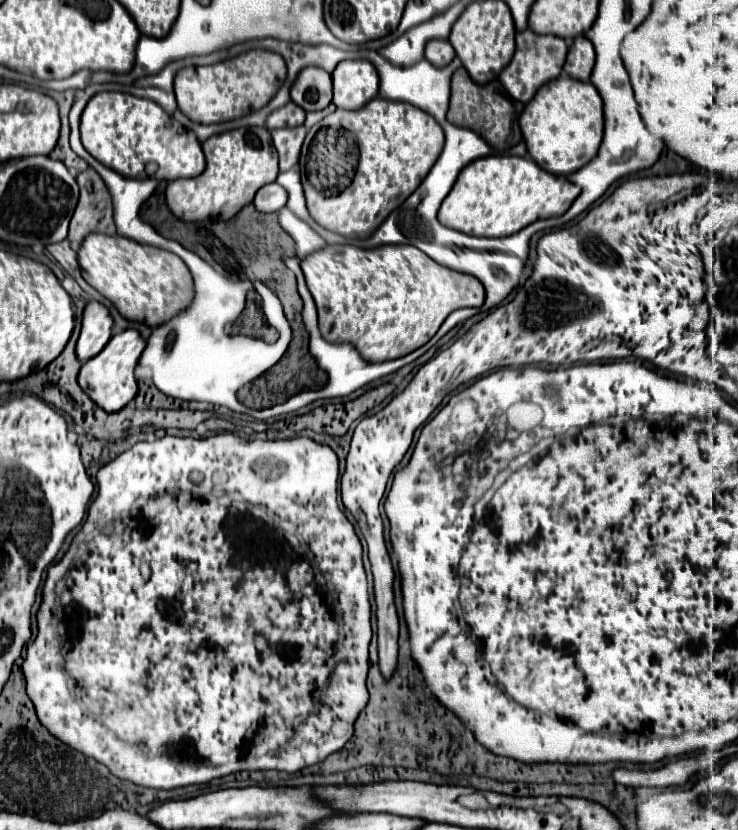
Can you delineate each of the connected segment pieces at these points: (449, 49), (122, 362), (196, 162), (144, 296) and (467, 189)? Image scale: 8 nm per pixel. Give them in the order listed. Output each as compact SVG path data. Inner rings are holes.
M444 39L428 41L426 43L426 59L436 67L444 67L454 59L454 47Z
M126 329L118 335L114 335L108 341L108 345L102 349L102 353L98 353L96 357L88 359L82 365L80 375L78 375L78 385L104 411L108 411L108 413L120 411L134 399L134 395L138 391L136 379L134 379L134 367L136 367L136 361L138 361L140 353L144 351L144 347L146 347L146 343L142 341L142 337L136 329Z
M104 91L94 95L82 113L80 135L84 149L92 153L92 157L102 165L108 165L108 169L116 169L116 173L132 179L148 179L148 163L156 163L158 169L152 177L158 181L198 177L206 165L202 147L192 131L184 129L174 117L164 113L160 105L128 93Z
M88 237L80 249L84 279L120 311L124 319L158 327L186 311L194 299L194 283L184 261L164 249L134 243L126 237Z
M490 155L466 165L448 197L442 201L438 221L446 227L476 237L514 235L538 219L550 219L566 213L580 189L562 175L540 169L528 157Z

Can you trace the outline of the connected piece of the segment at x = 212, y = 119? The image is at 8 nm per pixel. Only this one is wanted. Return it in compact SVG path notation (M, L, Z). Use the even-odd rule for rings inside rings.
M248 51L234 59L206 65L206 67L186 67L178 71L174 79L176 101L180 99L180 111L194 123L210 125L224 123L244 117L252 111L262 109L282 87L286 79L286 63L278 53L272 51ZM282 79L282 81L280 81Z

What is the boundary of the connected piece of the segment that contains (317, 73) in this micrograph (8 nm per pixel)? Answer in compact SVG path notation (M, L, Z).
M306 67L292 85L292 101L304 111L320 111L332 101L332 79L320 67Z

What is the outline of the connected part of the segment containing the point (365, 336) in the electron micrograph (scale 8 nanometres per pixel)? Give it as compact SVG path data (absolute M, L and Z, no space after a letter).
M326 245L324 249L302 259L306 285L318 307L320 333L330 343L350 343L370 363L382 363L412 353L428 343L444 319L460 307L482 307L484 287L466 273L438 265L426 253L412 245L382 245L376 249L360 249L354 245Z

